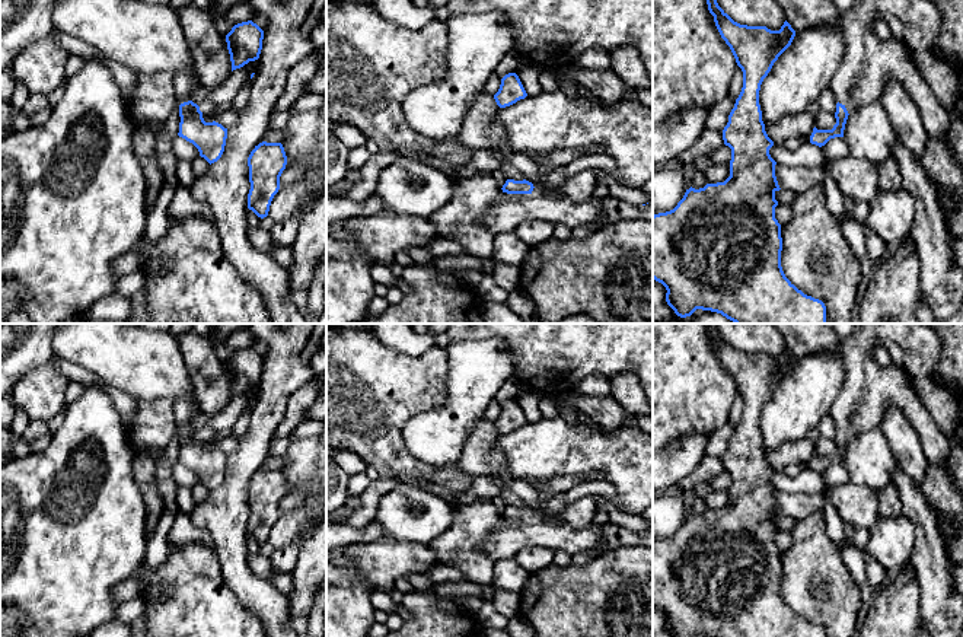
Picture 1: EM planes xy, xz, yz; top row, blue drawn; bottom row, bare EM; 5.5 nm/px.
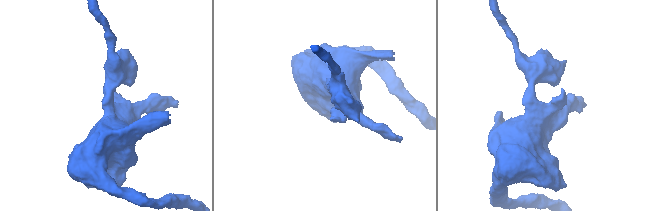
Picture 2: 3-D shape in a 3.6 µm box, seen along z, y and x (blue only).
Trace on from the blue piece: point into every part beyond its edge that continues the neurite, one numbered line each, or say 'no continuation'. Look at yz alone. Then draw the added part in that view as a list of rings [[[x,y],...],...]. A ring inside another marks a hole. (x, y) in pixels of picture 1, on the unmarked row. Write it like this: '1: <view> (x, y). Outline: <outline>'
1: yz (870, 389). Outline: [[[857,324],[854,334],[842,340],[846,380],[830,415],[836,427],[852,440],[879,429],[886,410],[897,407],[916,430],[928,464],[943,468],[963,497],[963,488],[948,465],[951,448],[911,386],[912,379],[934,375],[941,350],[943,343],[932,325]],[[887,340],[903,350],[903,370],[874,362],[874,347]]]

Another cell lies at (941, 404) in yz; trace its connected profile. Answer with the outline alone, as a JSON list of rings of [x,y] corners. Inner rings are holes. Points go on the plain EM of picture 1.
[[[931,378],[912,379],[912,386],[929,413],[950,448],[956,448],[953,434],[959,427],[960,414],[957,398],[944,388],[937,386]]]

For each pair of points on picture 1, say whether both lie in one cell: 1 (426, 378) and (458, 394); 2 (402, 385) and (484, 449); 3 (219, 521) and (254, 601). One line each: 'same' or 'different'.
1: different
2: different
3: same

